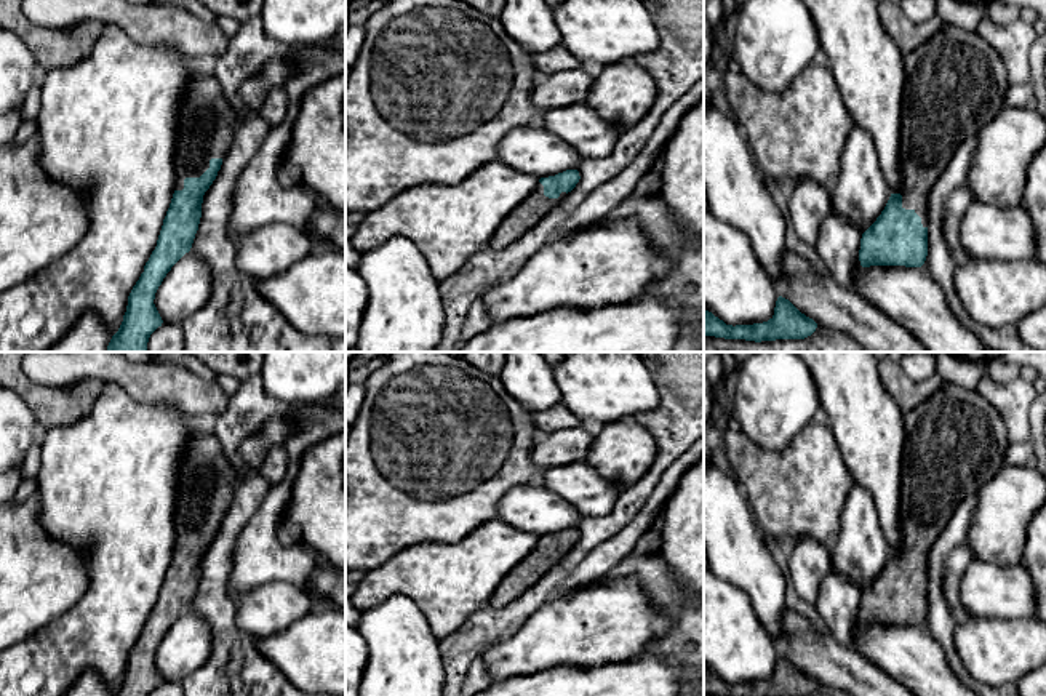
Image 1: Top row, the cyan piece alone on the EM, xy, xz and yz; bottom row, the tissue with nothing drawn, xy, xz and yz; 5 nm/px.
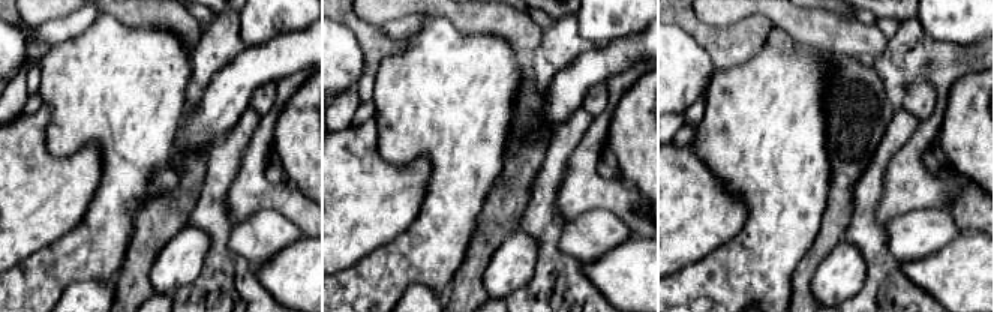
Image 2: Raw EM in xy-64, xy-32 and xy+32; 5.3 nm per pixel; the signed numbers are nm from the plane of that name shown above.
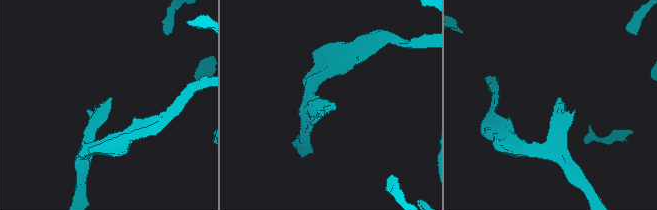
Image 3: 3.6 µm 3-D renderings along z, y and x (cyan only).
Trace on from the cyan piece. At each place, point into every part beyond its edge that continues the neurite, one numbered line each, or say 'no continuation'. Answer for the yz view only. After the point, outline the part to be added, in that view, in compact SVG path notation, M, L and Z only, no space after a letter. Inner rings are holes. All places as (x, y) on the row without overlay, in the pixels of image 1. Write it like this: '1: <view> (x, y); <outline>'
1: yz (954, 442); M944 382L904 416L902 446L902 566L913 568L928 586L929 547L960 502L977 494L1003 466L1009 446L1003 418L976 389Z

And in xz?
1: xz (536, 564); M539 541L536 547L497 586L488 602L488 606L502 608L513 602L525 590L534 586L566 554L566 550L561 550L558 557L549 557L544 554L544 544Z

